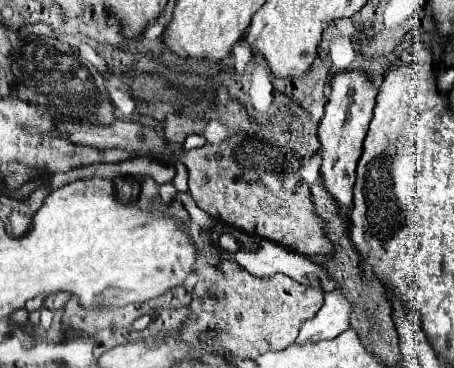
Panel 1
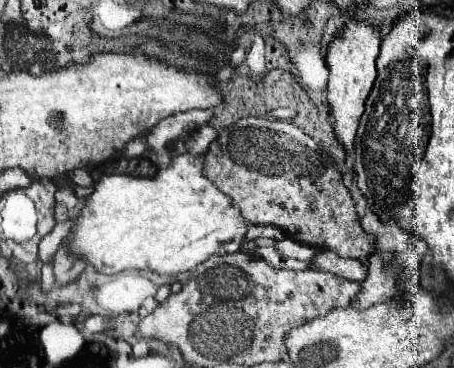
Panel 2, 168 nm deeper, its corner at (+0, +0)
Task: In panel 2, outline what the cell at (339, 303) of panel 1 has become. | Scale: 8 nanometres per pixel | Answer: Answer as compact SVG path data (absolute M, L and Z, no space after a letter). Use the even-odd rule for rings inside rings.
M380 254L380 256L370 256L368 258L368 276L360 282L360 292L352 298L350 308L356 310L366 310L376 304L390 302L398 292L396 292L396 270L384 270L382 260L388 260L390 254Z

